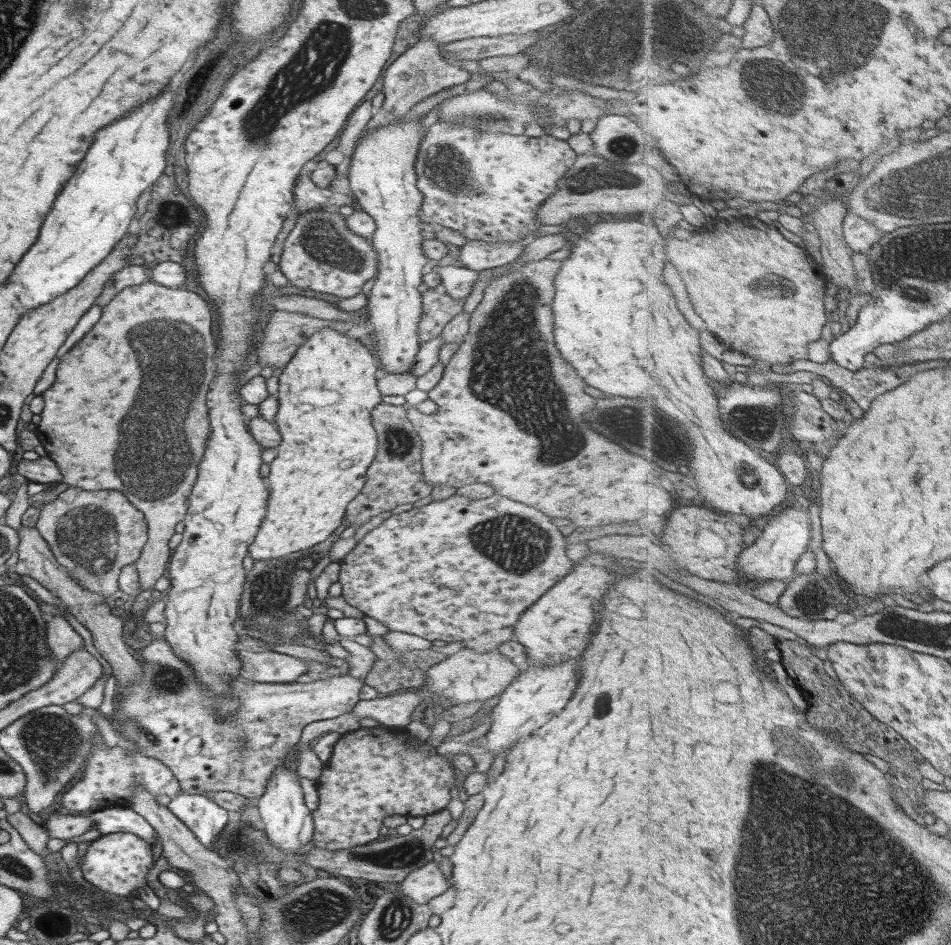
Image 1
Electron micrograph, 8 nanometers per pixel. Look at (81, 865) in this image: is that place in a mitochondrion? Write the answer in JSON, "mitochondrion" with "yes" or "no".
{"mitochondrion":"no"}

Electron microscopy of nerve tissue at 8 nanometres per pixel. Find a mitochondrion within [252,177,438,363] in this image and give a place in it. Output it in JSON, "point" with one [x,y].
{"point":[321,239]}

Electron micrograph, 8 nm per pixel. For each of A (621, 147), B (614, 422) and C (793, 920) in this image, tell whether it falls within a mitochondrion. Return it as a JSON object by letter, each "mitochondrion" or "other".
{"A":"mitochondrion","B":"mitochondrion","C":"mitochondrion"}

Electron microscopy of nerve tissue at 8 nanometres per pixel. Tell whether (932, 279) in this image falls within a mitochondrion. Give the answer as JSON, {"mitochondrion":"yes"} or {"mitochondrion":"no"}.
{"mitochondrion":"yes"}

